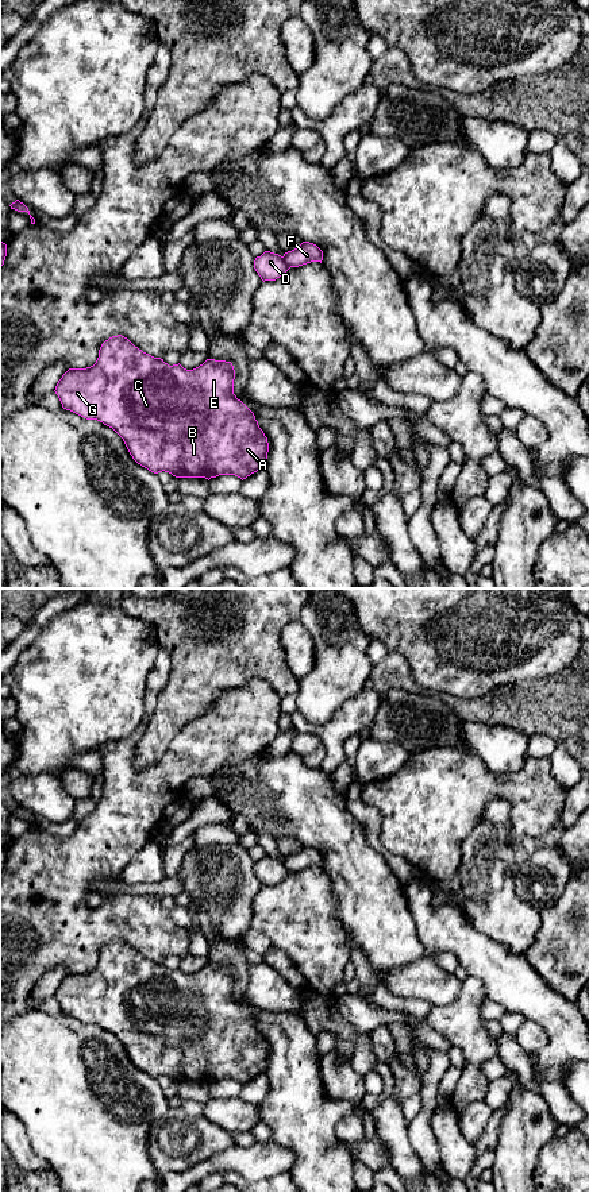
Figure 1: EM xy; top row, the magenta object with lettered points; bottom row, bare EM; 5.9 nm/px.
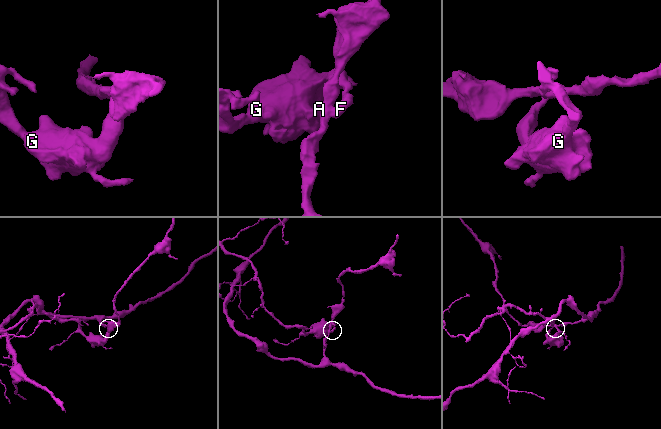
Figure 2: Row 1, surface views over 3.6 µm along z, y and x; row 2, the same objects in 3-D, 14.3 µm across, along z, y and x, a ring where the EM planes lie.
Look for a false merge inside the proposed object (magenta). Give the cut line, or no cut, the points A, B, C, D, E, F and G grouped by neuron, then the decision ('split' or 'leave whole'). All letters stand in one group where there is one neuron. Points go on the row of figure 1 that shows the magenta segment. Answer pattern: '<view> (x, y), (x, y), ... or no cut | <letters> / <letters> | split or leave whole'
xy (281, 257), (289, 267) | A B C E F G / D | split

